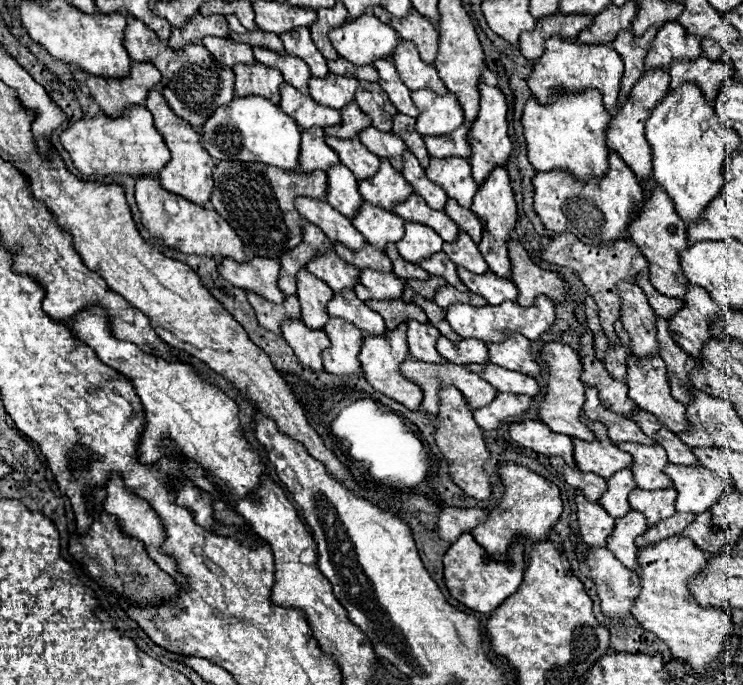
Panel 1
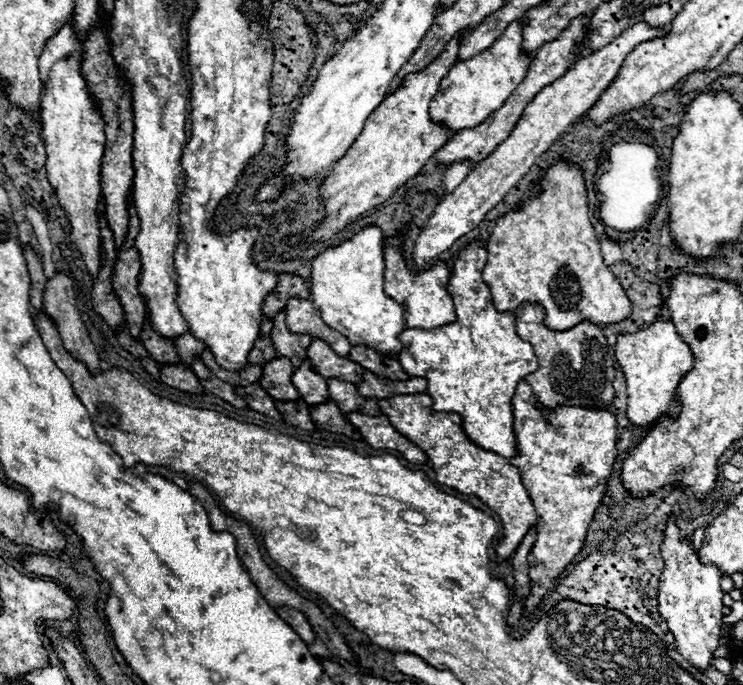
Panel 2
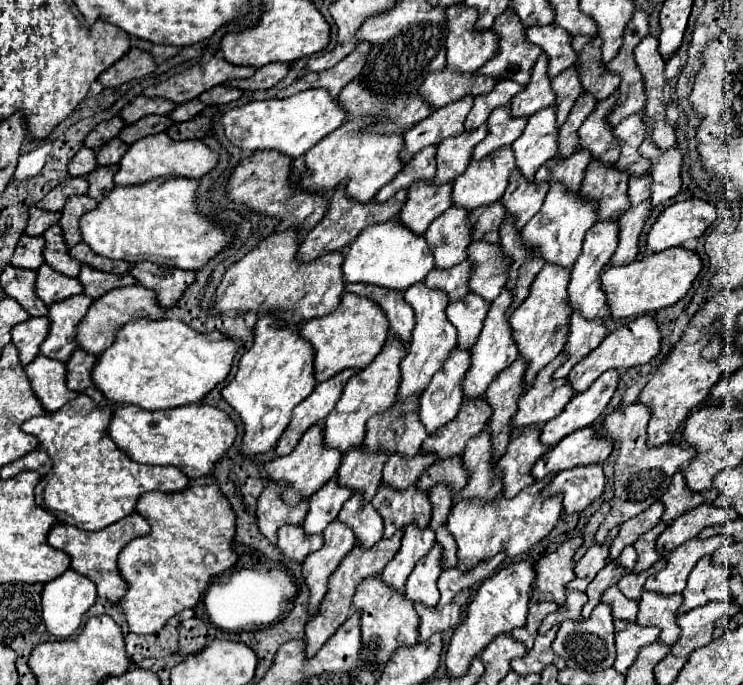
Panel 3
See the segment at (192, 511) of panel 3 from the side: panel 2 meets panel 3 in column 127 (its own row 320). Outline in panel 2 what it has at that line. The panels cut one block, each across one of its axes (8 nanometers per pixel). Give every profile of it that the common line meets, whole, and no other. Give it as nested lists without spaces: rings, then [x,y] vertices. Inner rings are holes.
[[[560,160],[548,168],[540,180],[540,194],[522,204],[520,210],[506,212],[496,220],[492,236],[486,242],[488,260],[482,270],[484,282],[492,292],[492,302],[498,310],[516,310],[524,300],[540,302],[546,308],[546,326],[552,330],[568,330],[582,320],[592,320],[598,326],[620,322],[630,314],[630,300],[620,280],[604,264],[594,226],[588,218],[588,198],[584,172],[578,164]]]

